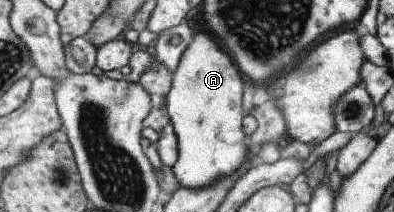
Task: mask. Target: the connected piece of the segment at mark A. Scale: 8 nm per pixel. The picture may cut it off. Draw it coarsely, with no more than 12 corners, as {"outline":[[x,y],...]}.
{"outline":[[205,31],[182,55],[166,108],[181,186],[246,162],[245,81]]}

